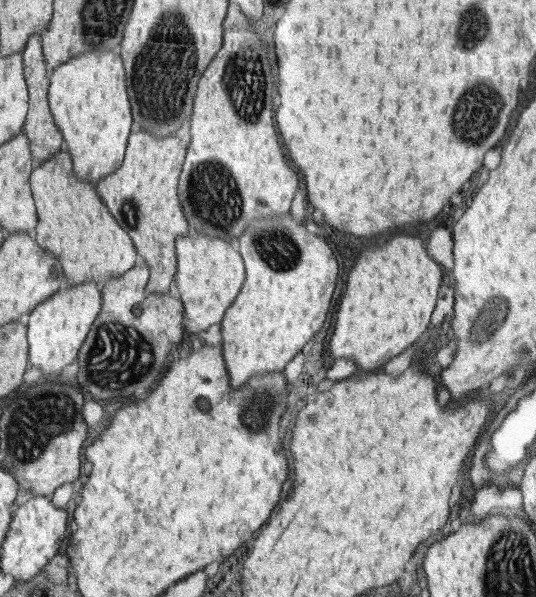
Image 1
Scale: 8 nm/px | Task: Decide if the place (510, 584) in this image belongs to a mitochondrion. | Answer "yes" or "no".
yes

